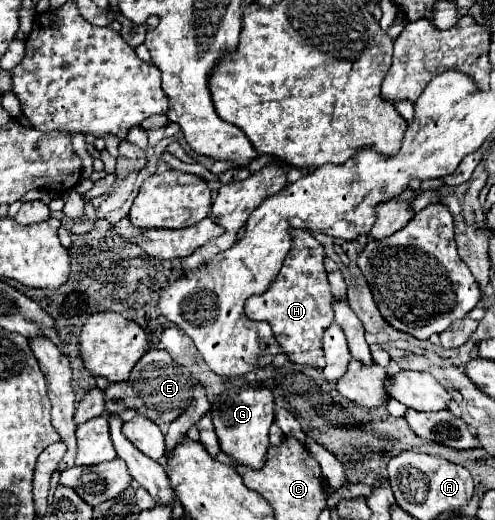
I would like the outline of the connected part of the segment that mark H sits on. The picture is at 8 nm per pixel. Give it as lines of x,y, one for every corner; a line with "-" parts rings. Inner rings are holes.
292,229
292,249
290,255
284,259
280,273
276,275
276,279
270,283
270,287
260,293
260,295
252,295
246,301
246,315
254,321
270,321
272,323
272,331
282,347
282,351
296,363
304,363
310,367
324,367
324,353
322,353
322,333
330,327
330,323
334,321
334,311
332,311
332,291
330,291
330,283
324,271
324,249
322,245
304,229

